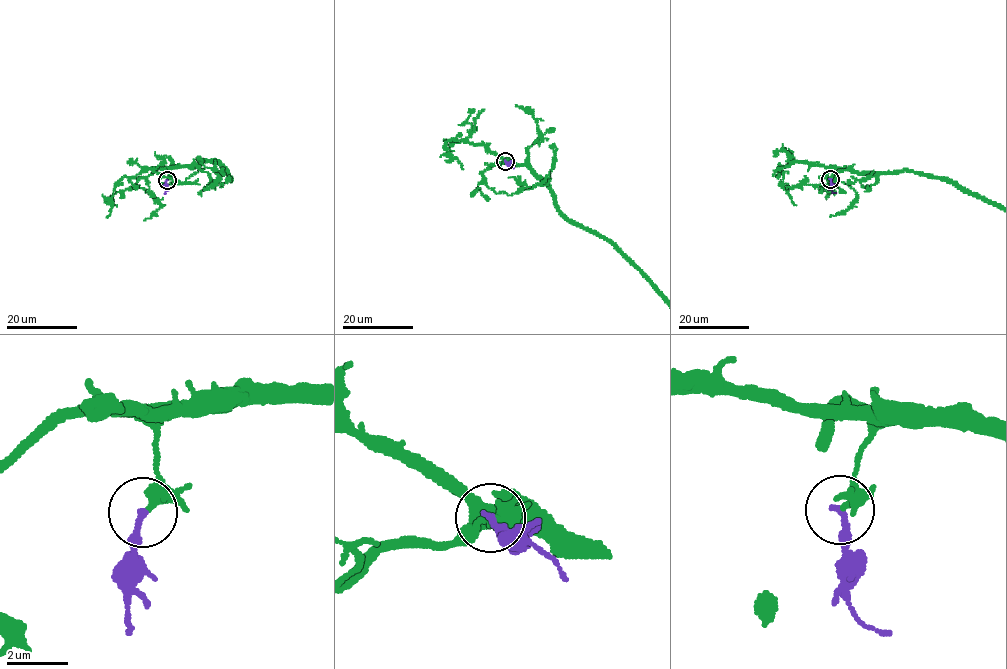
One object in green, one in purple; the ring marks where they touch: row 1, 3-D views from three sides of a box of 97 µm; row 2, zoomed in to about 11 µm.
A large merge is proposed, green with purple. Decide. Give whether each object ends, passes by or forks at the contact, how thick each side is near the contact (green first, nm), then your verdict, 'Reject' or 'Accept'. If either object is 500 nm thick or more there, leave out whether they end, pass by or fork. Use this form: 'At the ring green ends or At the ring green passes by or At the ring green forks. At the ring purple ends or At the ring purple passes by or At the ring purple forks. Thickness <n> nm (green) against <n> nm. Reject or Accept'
At the ring green passes by. At the ring purple ends. Thickness 240 nm (green) against 200 nm. Accept

